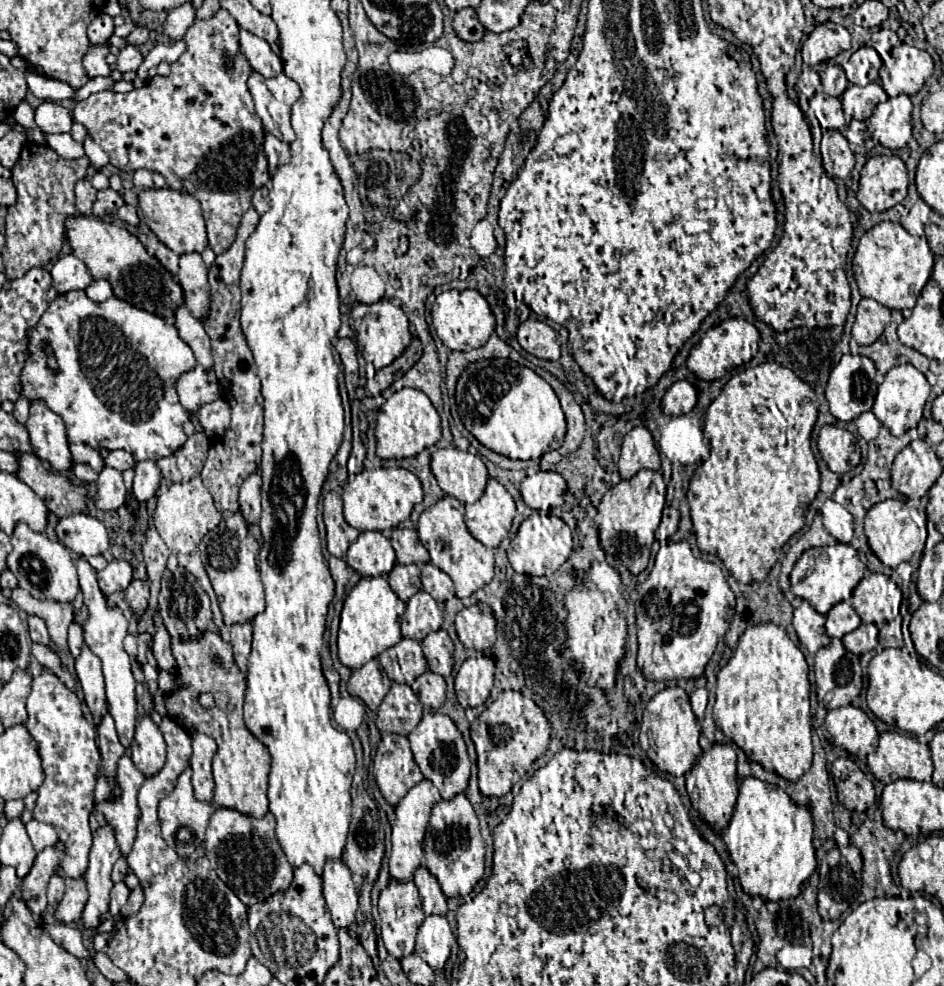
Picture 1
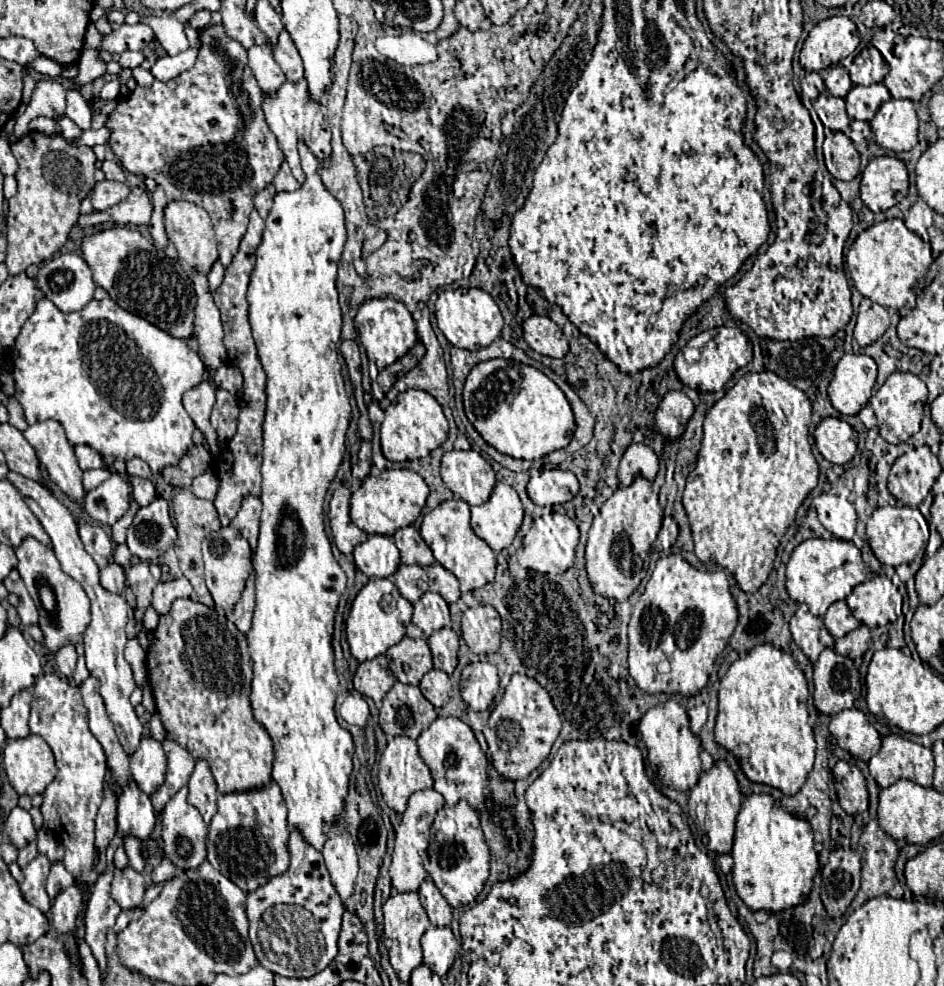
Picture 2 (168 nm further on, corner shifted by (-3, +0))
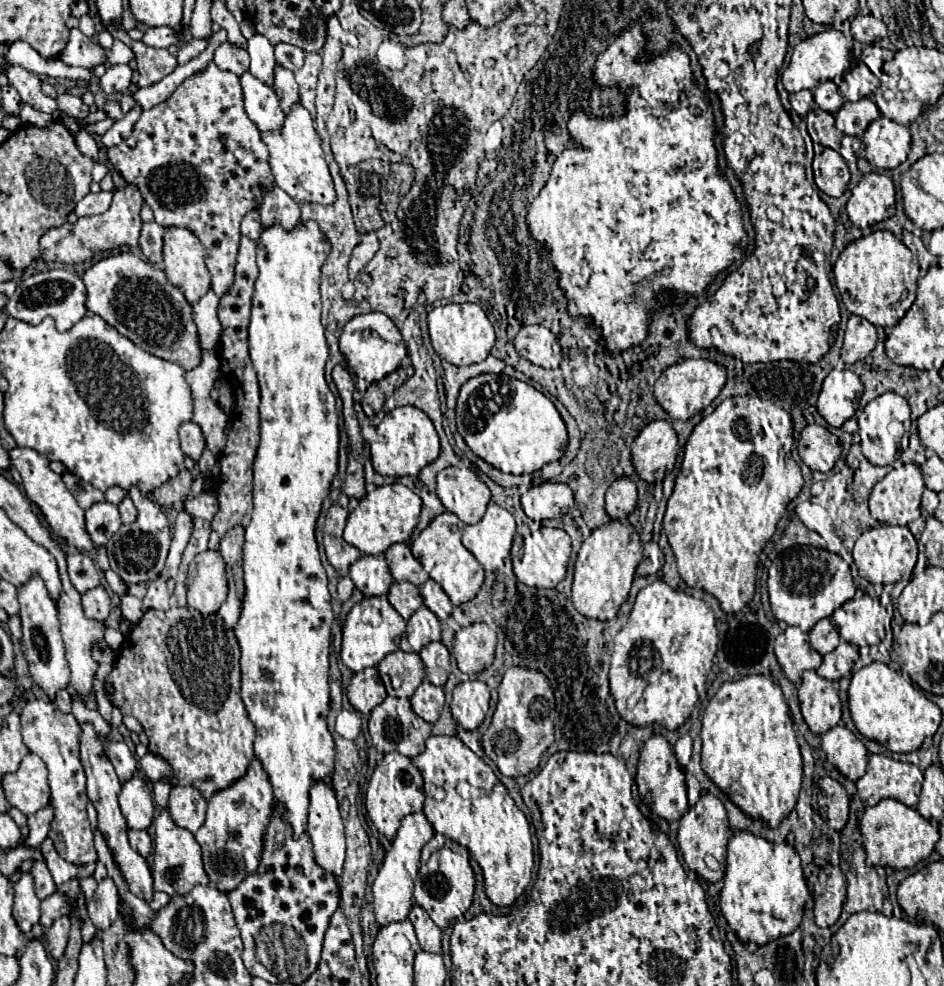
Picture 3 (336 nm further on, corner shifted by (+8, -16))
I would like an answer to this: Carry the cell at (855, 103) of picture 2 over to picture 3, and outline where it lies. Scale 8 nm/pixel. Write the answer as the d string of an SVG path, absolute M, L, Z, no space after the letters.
M872 98L844 102L836 114L836 128L844 135L862 136L872 120L880 118L880 110Z

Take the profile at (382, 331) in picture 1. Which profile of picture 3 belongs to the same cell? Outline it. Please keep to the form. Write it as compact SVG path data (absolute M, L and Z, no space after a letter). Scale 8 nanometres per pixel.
M370 312L370 314L360 314L354 316L352 320L346 322L342 336L340 336L340 350L346 358L348 368L358 378L364 378L366 382L378 382L390 372L394 372L400 362L406 358L406 344L394 322L382 314L382 312Z

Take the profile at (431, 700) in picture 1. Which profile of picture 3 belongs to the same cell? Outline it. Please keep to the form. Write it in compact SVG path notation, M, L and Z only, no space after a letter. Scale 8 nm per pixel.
M424 680L414 696L410 698L410 704L412 704L412 710L426 722L434 724L442 712L442 706L444 706L444 692L442 688L430 684L428 680Z

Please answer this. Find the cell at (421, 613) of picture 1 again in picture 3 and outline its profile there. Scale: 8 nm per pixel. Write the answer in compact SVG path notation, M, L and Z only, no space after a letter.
M426 606L418 608L407 621L399 648L405 652L420 652L426 644L440 640L440 621Z

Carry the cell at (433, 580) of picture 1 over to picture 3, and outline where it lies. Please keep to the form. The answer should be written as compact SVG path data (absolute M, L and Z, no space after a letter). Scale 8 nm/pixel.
M426 580L420 586L420 594L424 598L424 606L428 606L440 620L446 620L452 612L452 602L448 600L446 592L434 580Z

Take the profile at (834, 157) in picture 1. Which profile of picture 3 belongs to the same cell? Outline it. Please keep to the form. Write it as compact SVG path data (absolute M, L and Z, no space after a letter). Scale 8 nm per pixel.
M814 143L812 162L817 187L828 196L842 196L850 181L850 171L842 156L835 150Z

